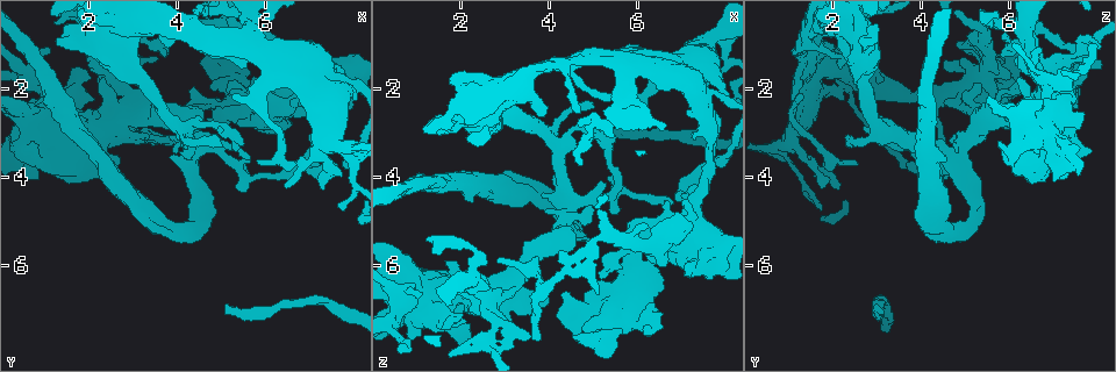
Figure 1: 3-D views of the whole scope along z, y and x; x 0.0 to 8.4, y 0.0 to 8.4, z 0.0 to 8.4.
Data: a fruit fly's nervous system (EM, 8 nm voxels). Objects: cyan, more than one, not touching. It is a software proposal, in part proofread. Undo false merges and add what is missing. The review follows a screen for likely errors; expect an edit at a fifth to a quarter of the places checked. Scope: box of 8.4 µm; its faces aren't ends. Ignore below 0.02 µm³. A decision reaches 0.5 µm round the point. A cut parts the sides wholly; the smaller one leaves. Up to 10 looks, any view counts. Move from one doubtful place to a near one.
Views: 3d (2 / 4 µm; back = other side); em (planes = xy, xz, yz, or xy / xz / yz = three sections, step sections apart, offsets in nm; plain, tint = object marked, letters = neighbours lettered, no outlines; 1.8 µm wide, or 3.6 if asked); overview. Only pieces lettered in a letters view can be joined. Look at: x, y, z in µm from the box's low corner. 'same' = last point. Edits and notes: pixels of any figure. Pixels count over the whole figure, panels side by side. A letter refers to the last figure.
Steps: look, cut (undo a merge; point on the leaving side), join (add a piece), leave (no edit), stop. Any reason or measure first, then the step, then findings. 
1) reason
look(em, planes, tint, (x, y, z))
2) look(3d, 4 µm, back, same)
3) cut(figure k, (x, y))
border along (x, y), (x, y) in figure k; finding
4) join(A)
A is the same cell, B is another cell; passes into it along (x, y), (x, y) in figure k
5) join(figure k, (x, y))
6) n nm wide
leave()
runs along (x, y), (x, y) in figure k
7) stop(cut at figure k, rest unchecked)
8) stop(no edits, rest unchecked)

side arm on a straight run
look(em, xy, step 4, tint, (7.60, 1.80, 2.90))

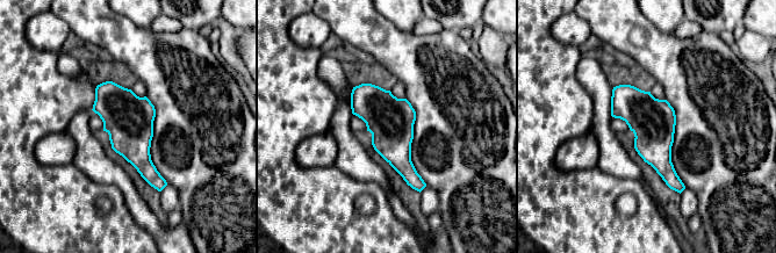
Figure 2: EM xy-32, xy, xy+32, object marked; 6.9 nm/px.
look(em, yz, step 4, letters, same)

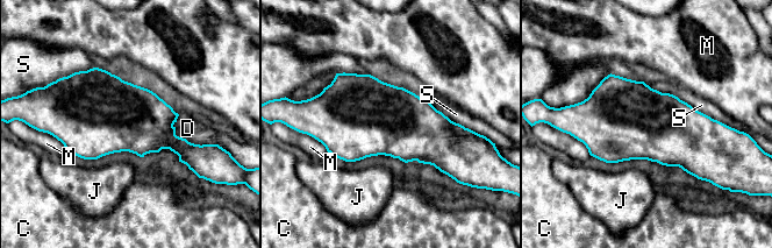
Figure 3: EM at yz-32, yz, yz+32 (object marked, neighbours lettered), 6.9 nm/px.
leave()
C, D, J, M and S are other cells; border along (610, 73), (586, 98), (573, 105) in figure 3; continuous, no second neuron

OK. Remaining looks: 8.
an open end
look(em, planes, letters, (6.15, 3.75, 2.55))

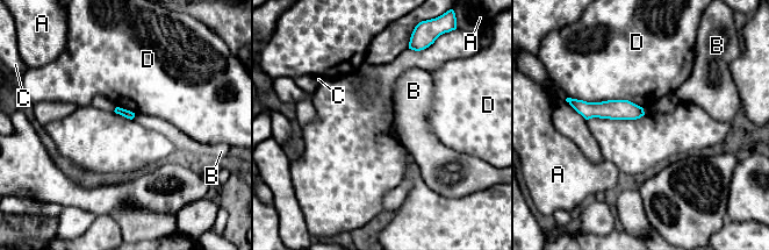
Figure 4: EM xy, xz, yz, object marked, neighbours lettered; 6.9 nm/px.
leave()
A, B, C and D are other cells; border along (567, 97), (630, 100), (642, 108) in figure 4; no lettered piece goes on from it

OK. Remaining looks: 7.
an open end
look(3d, 4 µm, (3.80, 1.15, 7.75))

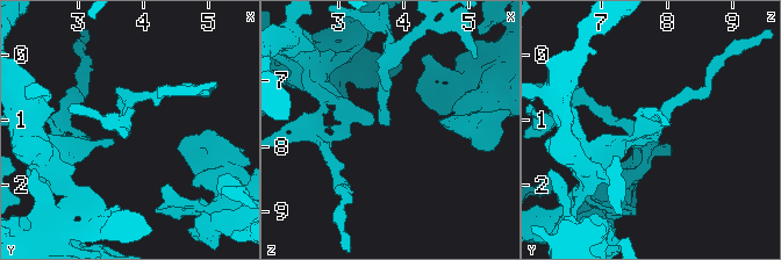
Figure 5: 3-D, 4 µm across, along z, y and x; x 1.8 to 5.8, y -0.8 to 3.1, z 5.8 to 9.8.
shape alone is not enough
look(em, xy, step 16, plain, (3.75, 1.15, 7.70))

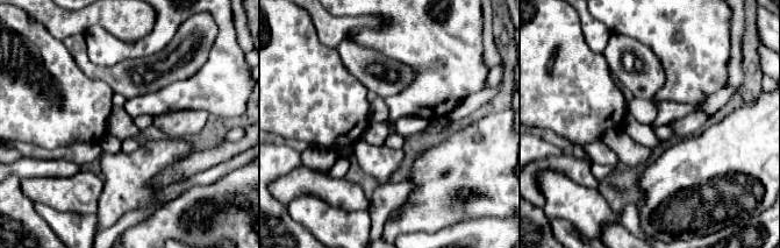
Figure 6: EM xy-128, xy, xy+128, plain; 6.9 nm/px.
look(em, xy, step 16, letters, same)

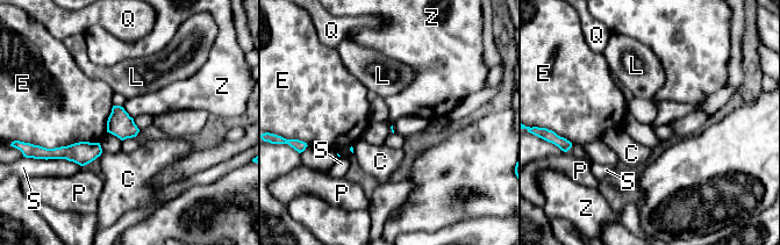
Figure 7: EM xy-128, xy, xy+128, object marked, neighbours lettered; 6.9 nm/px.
leave()
C, E, L, P, Q, S and Z are other cells; border along (122, 107), (133, 119) in figure 7; none of them fits

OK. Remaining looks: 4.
free end
look(3d, 4 µm, (5.05, 6.90, 3.00))

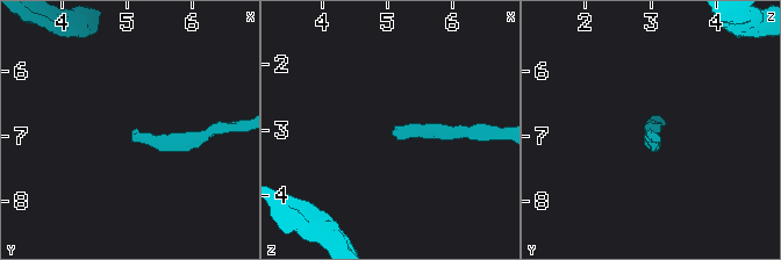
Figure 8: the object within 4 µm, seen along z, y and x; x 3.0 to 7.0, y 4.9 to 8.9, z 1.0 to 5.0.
look(em, planes, letters, (5.10, 6.90, 3.00))

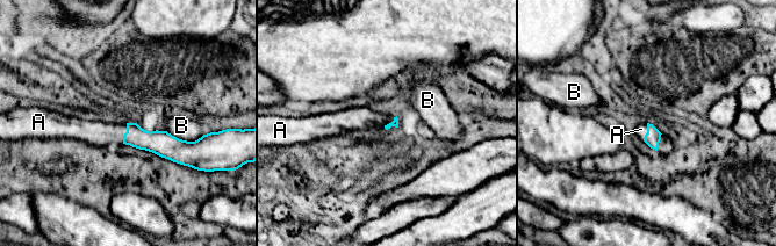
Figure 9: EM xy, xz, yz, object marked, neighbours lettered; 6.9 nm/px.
join(A)
A is the same cell, B is another cell; passes into it along (159, 143), (124, 134), (99, 134) in figure 9; the neuron continues

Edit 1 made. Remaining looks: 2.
stop(join at figure 9, rest unchecked)

